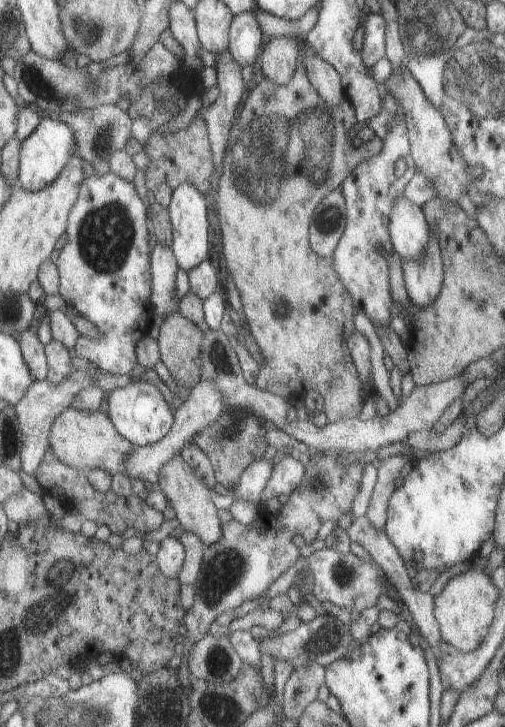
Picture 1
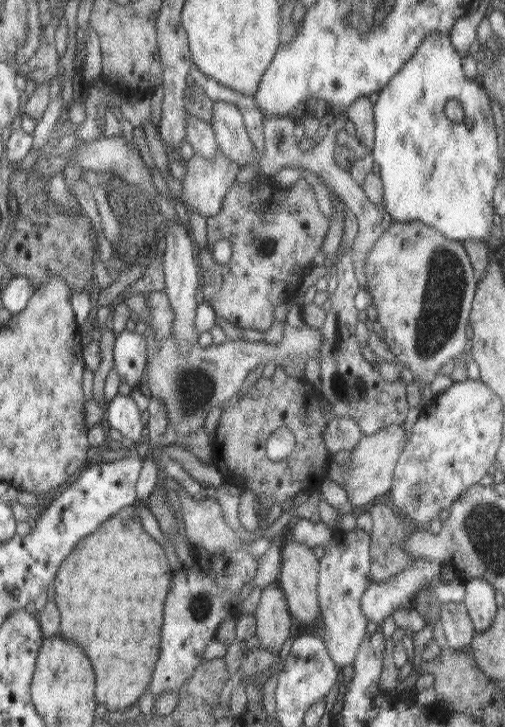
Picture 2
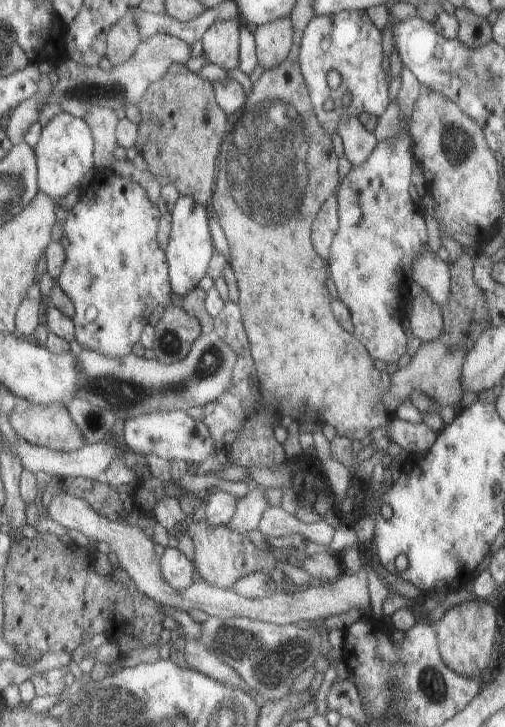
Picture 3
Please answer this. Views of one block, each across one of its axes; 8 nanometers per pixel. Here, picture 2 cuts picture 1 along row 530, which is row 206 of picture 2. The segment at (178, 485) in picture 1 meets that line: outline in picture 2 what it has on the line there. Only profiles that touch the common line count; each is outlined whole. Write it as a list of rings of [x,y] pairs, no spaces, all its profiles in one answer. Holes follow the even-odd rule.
[[[219,148],[213,158],[201,158],[199,154],[195,154],[189,162],[185,162],[185,166],[187,166],[187,172],[185,172],[185,178],[181,180],[183,194],[179,196],[181,198],[179,204],[191,206],[193,210],[197,210],[203,216],[219,214],[225,204],[225,196],[229,194],[231,186],[235,184],[235,176],[243,164],[235,162],[233,158],[223,154],[223,150]]]

